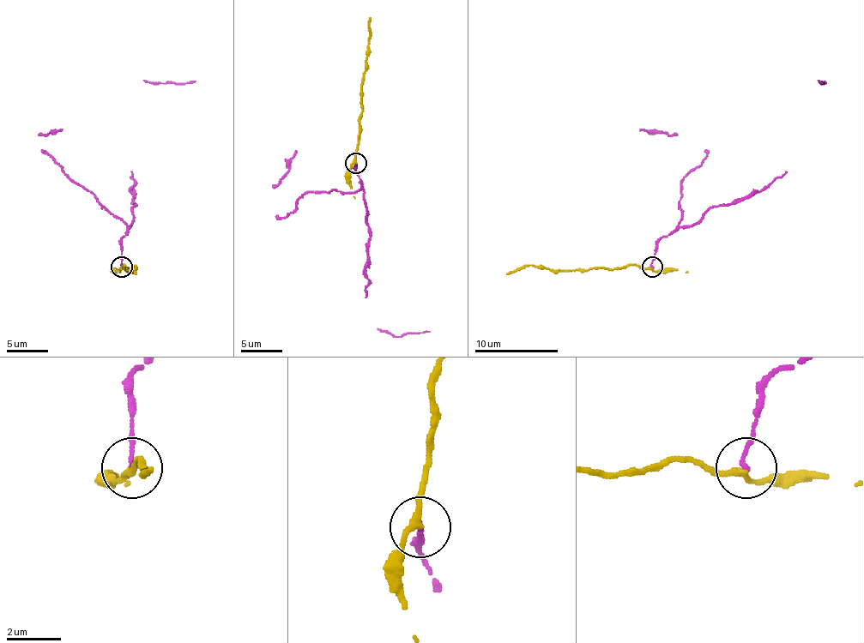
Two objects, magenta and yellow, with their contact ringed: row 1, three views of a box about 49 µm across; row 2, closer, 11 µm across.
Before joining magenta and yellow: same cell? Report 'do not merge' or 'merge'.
do not merge

